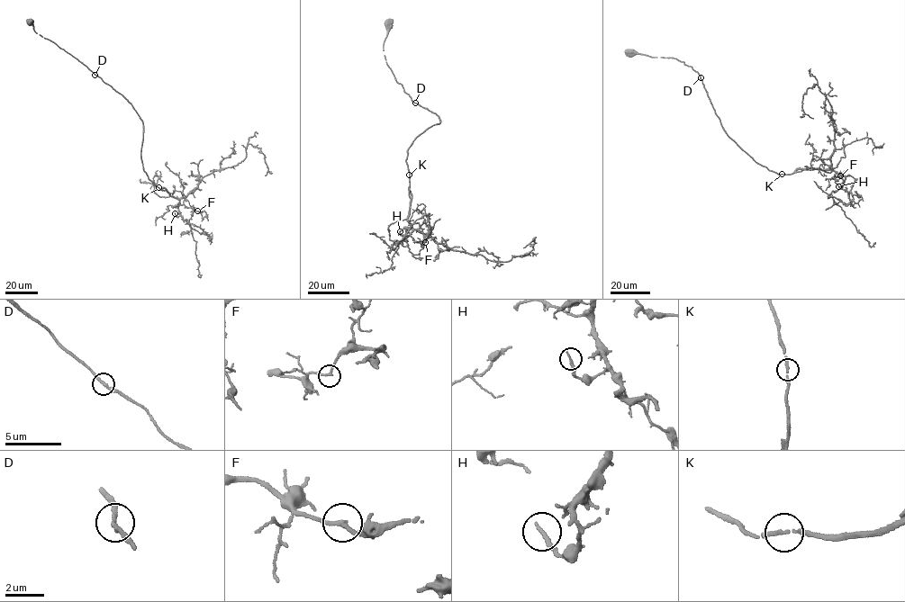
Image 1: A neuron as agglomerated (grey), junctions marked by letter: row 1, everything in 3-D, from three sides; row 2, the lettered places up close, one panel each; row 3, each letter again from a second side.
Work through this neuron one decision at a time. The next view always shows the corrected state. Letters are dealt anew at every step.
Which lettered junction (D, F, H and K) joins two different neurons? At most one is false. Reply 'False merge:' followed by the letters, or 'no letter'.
False merge: no letter

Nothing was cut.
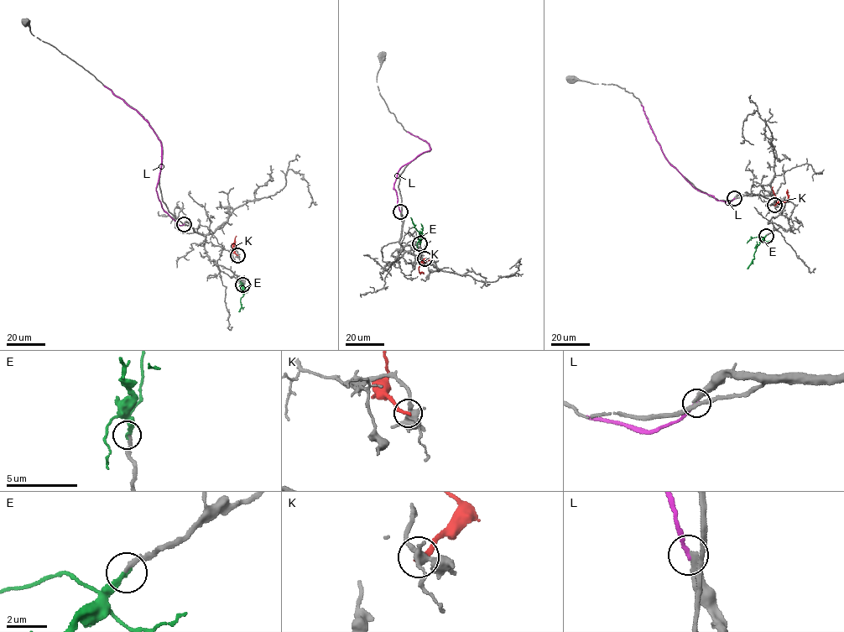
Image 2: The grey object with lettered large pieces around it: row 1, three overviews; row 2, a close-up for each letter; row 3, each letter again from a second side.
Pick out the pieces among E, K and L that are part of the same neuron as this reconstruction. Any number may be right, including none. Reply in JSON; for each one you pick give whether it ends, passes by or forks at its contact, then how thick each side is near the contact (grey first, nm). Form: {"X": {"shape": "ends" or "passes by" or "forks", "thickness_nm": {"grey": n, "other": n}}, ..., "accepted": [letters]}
{"E": {"shape": "ends", "thickness_nm": {"grey": 220, "other": 220}}, "accepted": ["E"]}

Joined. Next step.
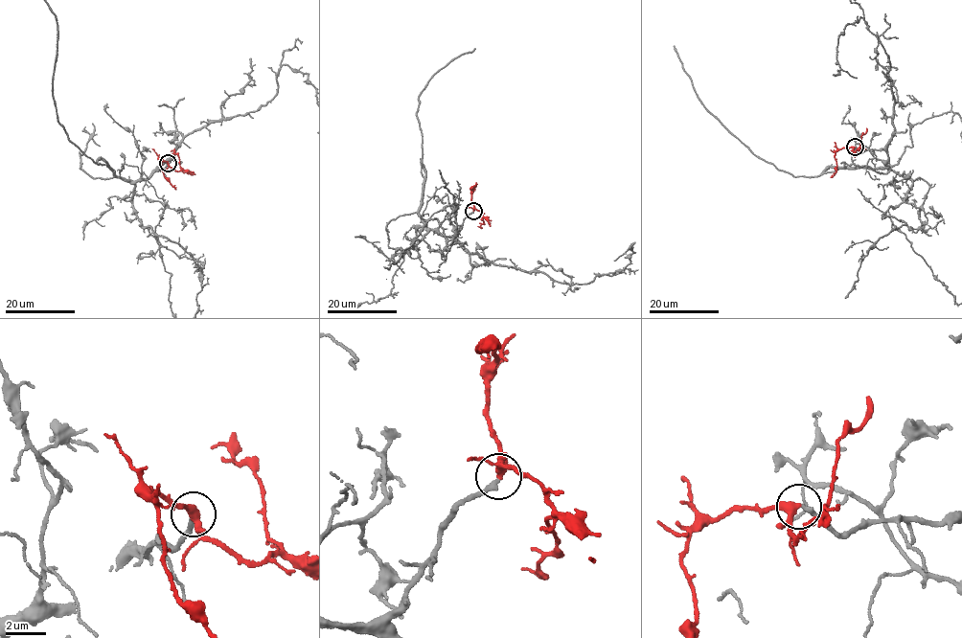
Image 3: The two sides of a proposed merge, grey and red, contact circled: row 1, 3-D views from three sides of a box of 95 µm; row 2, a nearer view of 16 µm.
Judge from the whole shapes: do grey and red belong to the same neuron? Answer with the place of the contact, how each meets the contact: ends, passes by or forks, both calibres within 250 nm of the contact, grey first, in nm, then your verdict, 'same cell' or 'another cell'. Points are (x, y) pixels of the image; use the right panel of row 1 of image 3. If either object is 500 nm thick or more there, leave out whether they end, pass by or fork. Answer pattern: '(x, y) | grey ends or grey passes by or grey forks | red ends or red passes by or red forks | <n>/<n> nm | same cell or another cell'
(855, 147) | grey ends | red passes by | 240/360 nm | same cell

